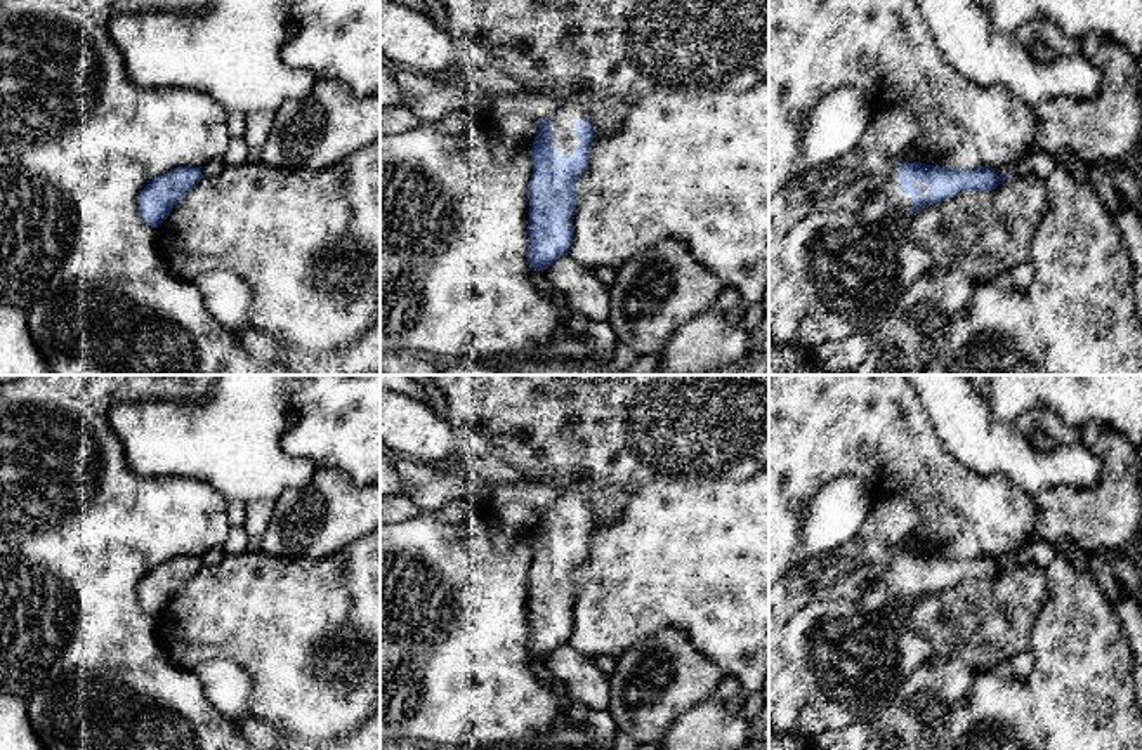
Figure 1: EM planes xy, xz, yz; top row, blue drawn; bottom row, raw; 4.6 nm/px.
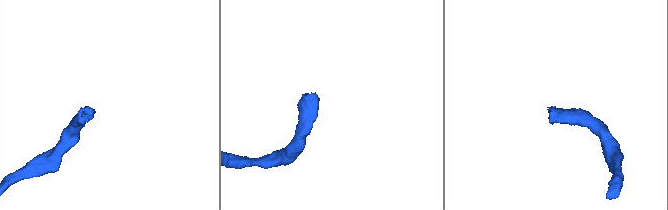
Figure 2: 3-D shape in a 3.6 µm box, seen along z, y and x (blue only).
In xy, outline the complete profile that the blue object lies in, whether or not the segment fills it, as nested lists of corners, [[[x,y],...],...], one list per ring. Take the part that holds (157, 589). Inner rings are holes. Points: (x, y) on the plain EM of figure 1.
[[[179,556],[154,566],[139,583],[139,604],[158,616],[172,597],[203,568],[201,556]]]

